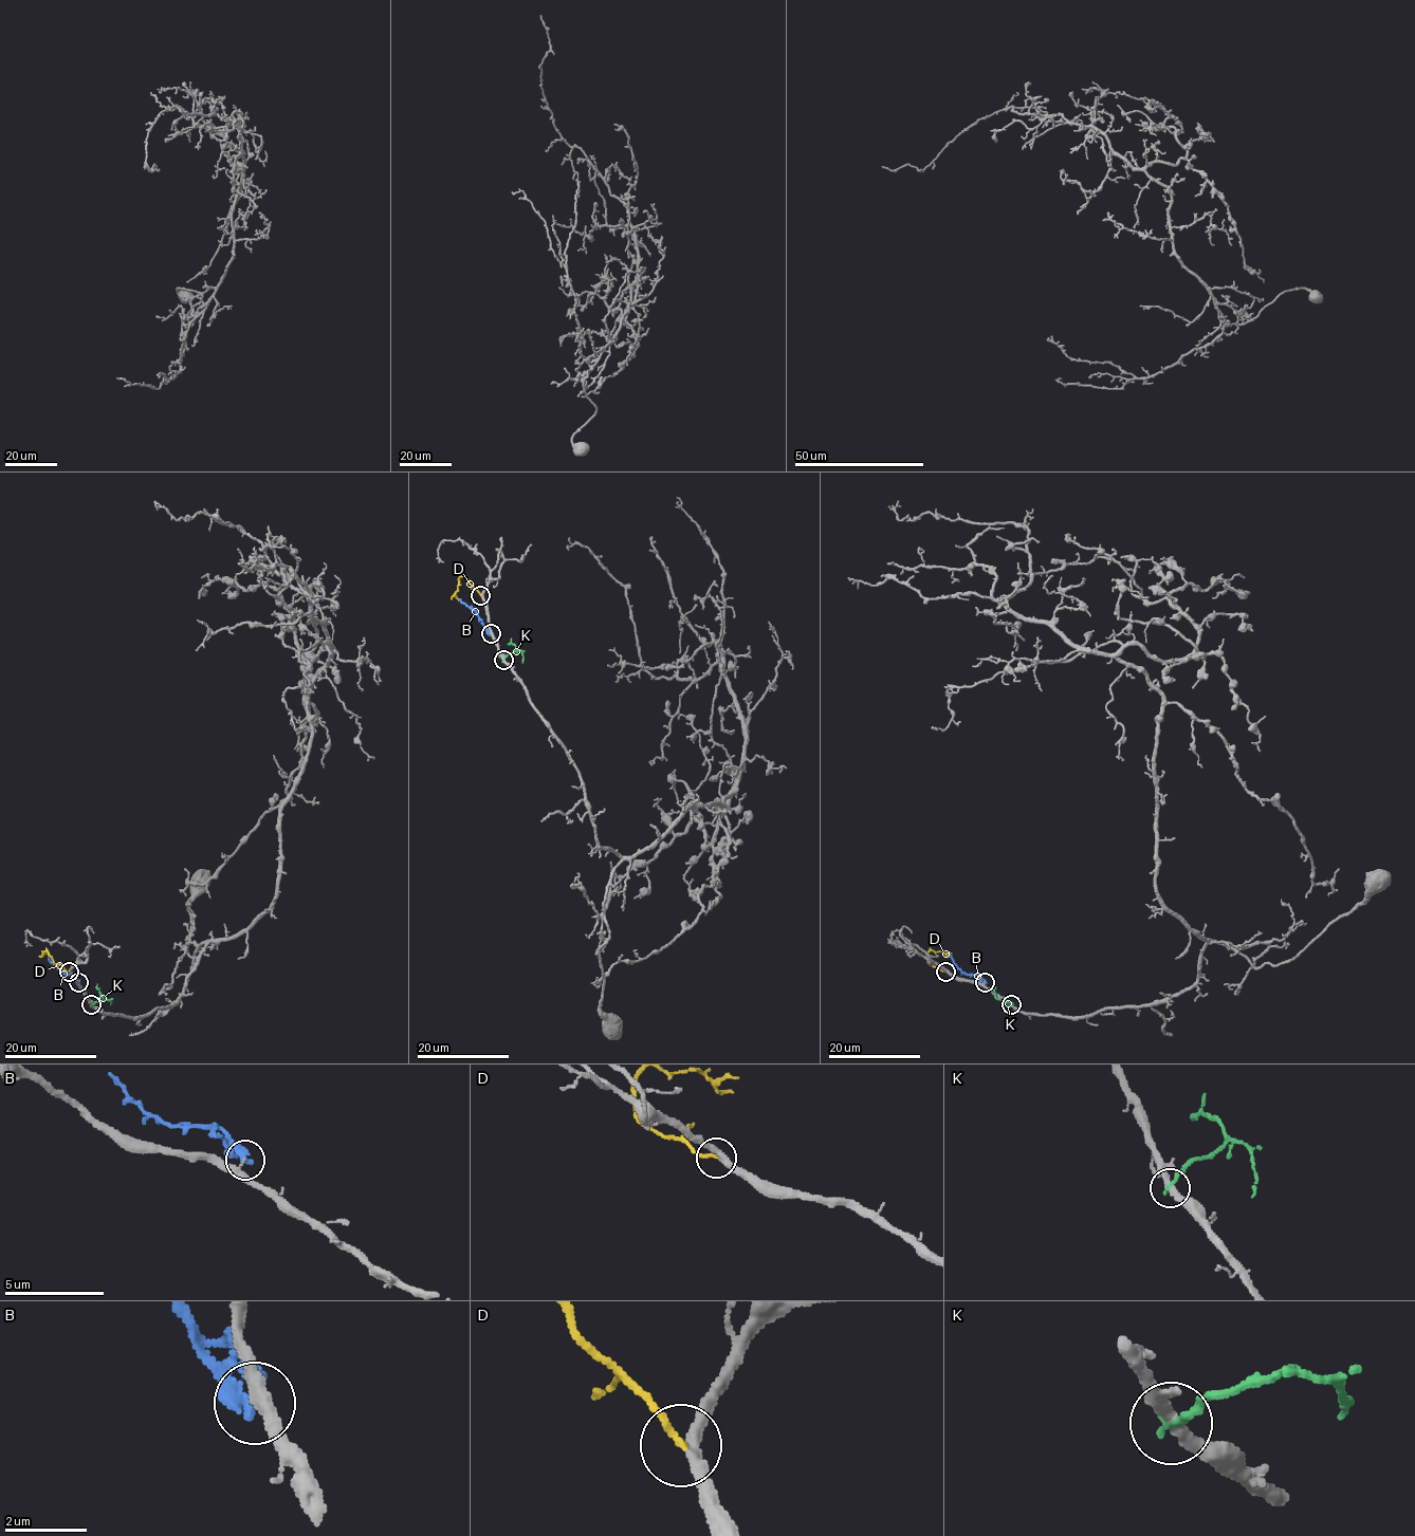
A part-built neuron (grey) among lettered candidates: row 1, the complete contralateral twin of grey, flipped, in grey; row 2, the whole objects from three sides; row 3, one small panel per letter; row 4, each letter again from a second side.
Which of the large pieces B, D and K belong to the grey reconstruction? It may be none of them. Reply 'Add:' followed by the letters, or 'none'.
Add: D

